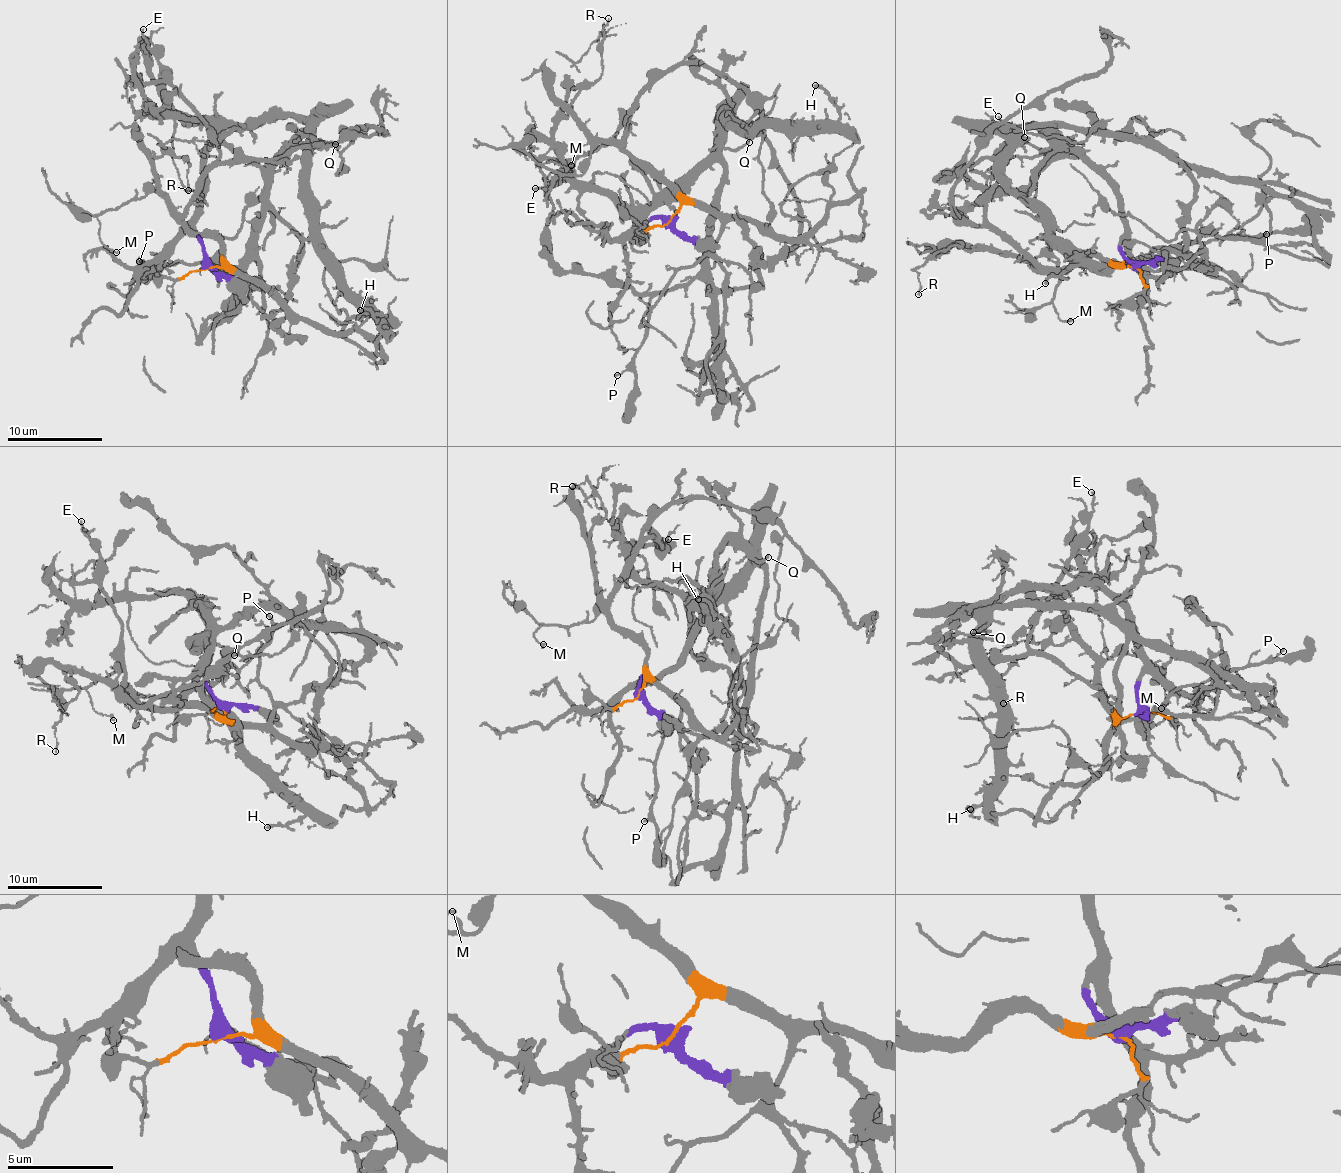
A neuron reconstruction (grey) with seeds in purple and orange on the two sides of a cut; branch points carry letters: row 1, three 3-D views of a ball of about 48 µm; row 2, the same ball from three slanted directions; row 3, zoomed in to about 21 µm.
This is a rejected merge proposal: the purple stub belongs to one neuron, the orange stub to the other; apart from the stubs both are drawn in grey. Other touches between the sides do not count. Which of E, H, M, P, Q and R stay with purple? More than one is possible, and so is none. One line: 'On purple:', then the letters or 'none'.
On purple: H, Q

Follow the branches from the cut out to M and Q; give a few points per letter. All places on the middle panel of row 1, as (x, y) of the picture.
M: (668, 220), (679, 207), (678, 191), (648, 174), (620, 146), (602, 142), (583, 174), (542, 165), (572, 164)
Q: (668, 220), (658, 217), (648, 222), (641, 244), (635, 227), (695, 176), (720, 149), (738, 150), (748, 141)

